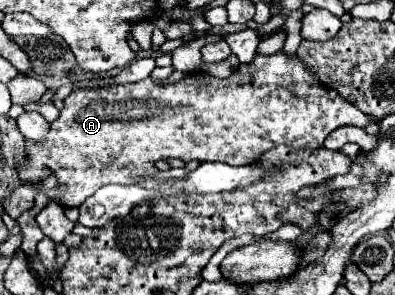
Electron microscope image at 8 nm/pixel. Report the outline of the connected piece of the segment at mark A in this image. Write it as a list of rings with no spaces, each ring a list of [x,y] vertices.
[[[277,52],[277,54],[271,54],[271,56],[257,54],[255,60],[253,60],[253,64],[239,66],[225,80],[213,78],[213,76],[209,76],[205,72],[193,72],[193,74],[187,74],[179,82],[145,78],[145,80],[133,82],[133,84],[119,84],[119,82],[113,82],[111,78],[107,78],[101,86],[73,88],[73,92],[63,100],[63,108],[59,112],[59,118],[51,122],[49,134],[43,140],[39,140],[39,142],[33,142],[33,140],[27,140],[25,138],[25,158],[21,162],[17,162],[17,172],[19,172],[21,182],[43,182],[47,176],[53,174],[57,178],[57,184],[65,184],[67,186],[67,190],[59,198],[59,204],[63,208],[73,208],[73,206],[81,206],[95,190],[99,190],[105,184],[131,184],[131,178],[135,178],[135,176],[153,176],[157,170],[147,170],[147,168],[153,168],[155,162],[159,162],[159,160],[181,158],[183,162],[189,162],[189,160],[207,162],[209,160],[209,162],[227,162],[229,166],[245,166],[245,164],[255,162],[255,158],[259,154],[263,154],[265,150],[271,150],[271,148],[275,148],[279,144],[287,144],[287,146],[293,146],[293,148],[311,148],[311,150],[315,150],[315,148],[323,146],[323,140],[335,128],[341,128],[341,126],[359,126],[359,128],[365,128],[371,122],[373,120],[367,114],[363,114],[351,102],[343,100],[337,92],[331,92],[329,88],[323,88],[319,84],[319,80],[315,80],[315,76],[311,76],[311,72],[307,72],[307,68],[303,68],[303,64],[299,64],[299,58],[297,56],[295,58],[289,58],[289,56],[285,56],[285,52]]]

